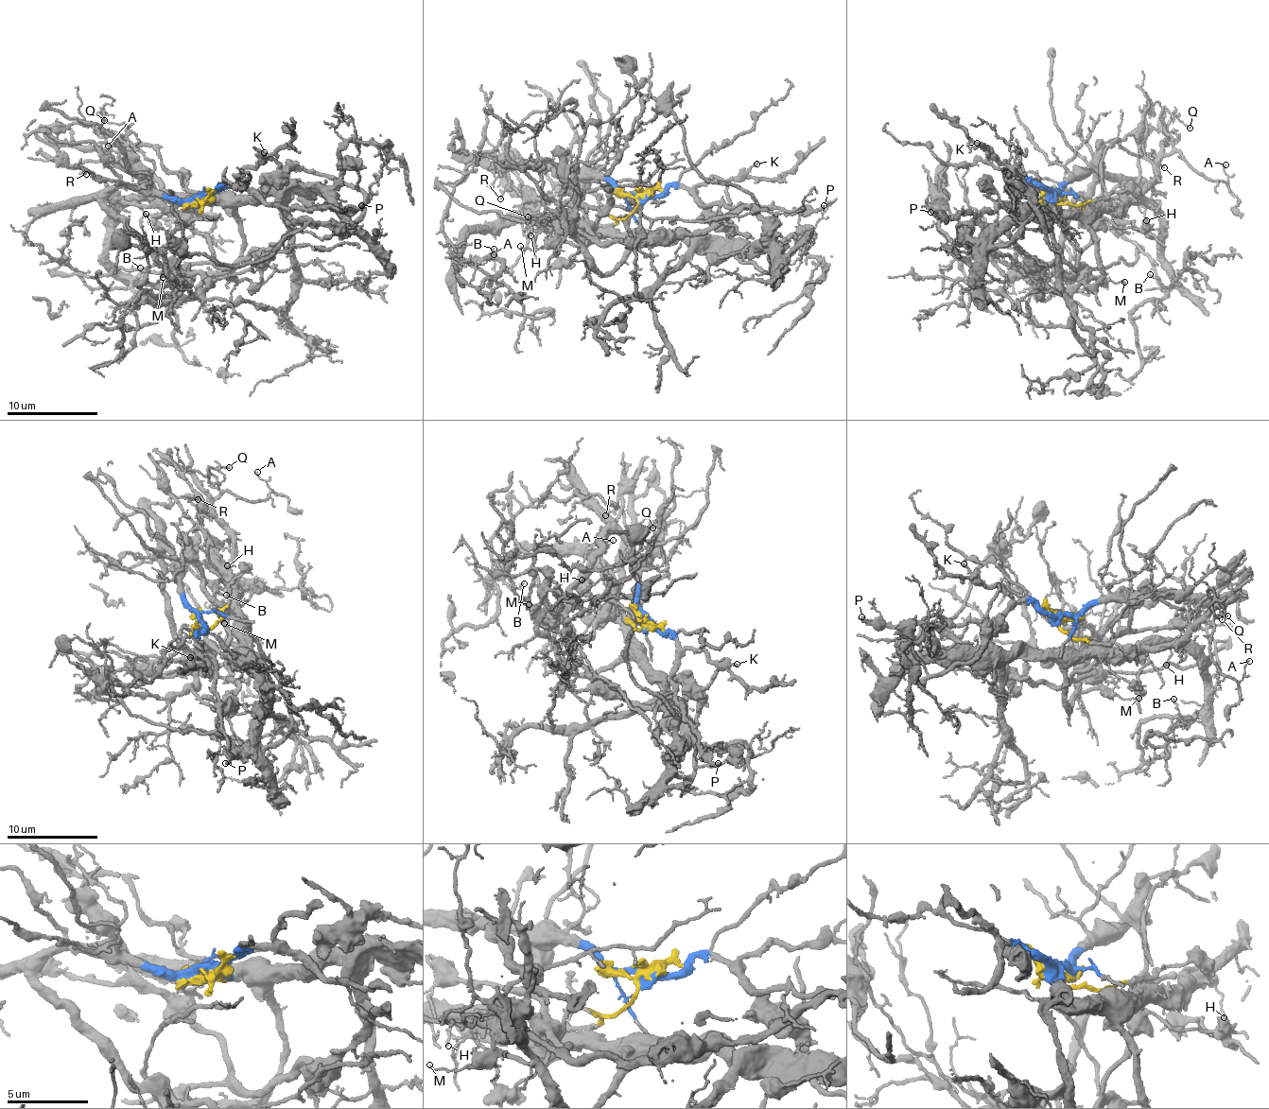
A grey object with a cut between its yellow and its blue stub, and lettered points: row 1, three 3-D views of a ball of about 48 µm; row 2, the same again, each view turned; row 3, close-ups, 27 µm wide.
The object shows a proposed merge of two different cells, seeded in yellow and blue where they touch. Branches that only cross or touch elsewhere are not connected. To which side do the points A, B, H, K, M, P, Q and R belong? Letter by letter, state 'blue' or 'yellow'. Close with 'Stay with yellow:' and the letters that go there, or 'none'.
A: yellow
B: yellow
H: yellow
K: blue
M: yellow
P: blue
Q: yellow
R: yellow
Stay with yellow: A, B, H, M, Q, R

